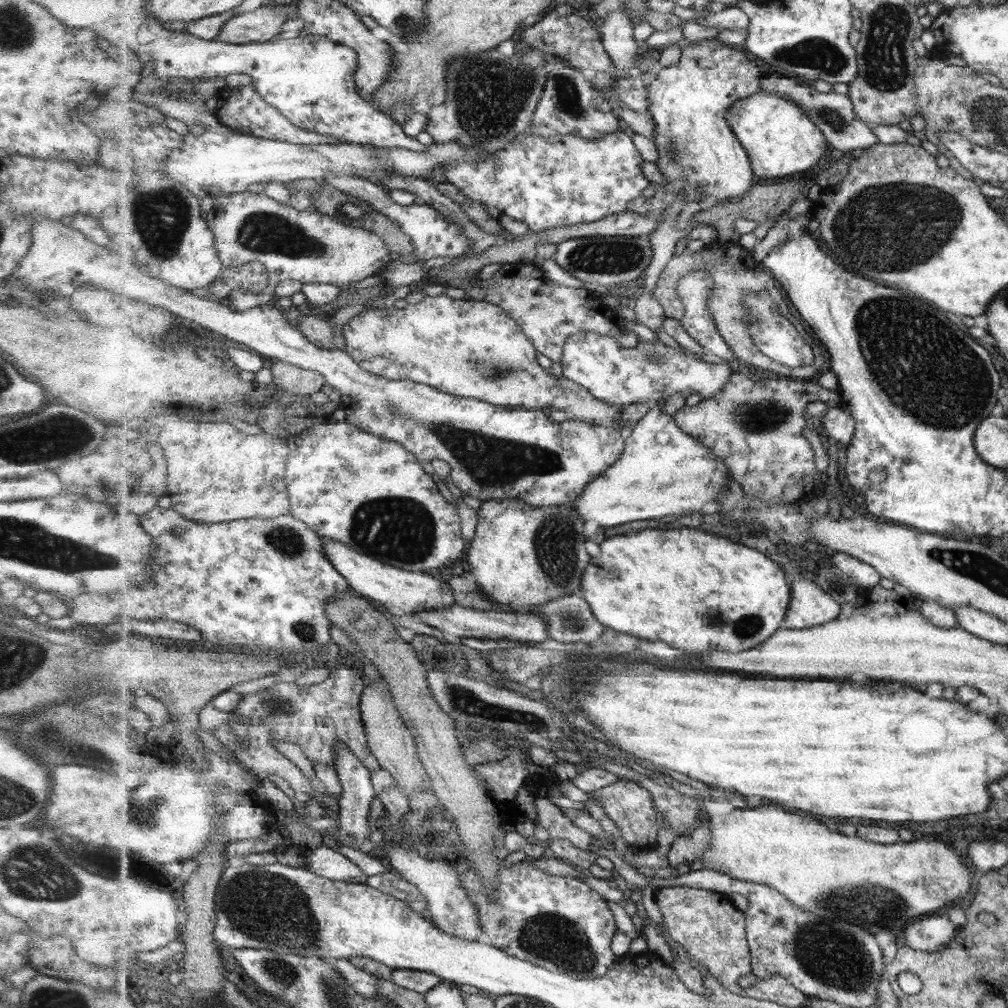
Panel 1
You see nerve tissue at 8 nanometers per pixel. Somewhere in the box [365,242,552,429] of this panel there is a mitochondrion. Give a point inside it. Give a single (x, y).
(496, 371)

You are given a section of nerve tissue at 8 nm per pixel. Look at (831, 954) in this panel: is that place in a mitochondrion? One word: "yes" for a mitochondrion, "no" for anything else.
yes

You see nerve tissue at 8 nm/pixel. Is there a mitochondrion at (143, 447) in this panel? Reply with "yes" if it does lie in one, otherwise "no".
no

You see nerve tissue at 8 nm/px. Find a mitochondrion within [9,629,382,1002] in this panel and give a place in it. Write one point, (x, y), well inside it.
(265, 906)

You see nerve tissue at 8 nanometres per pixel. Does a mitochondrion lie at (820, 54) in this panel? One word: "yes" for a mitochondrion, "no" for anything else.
yes

